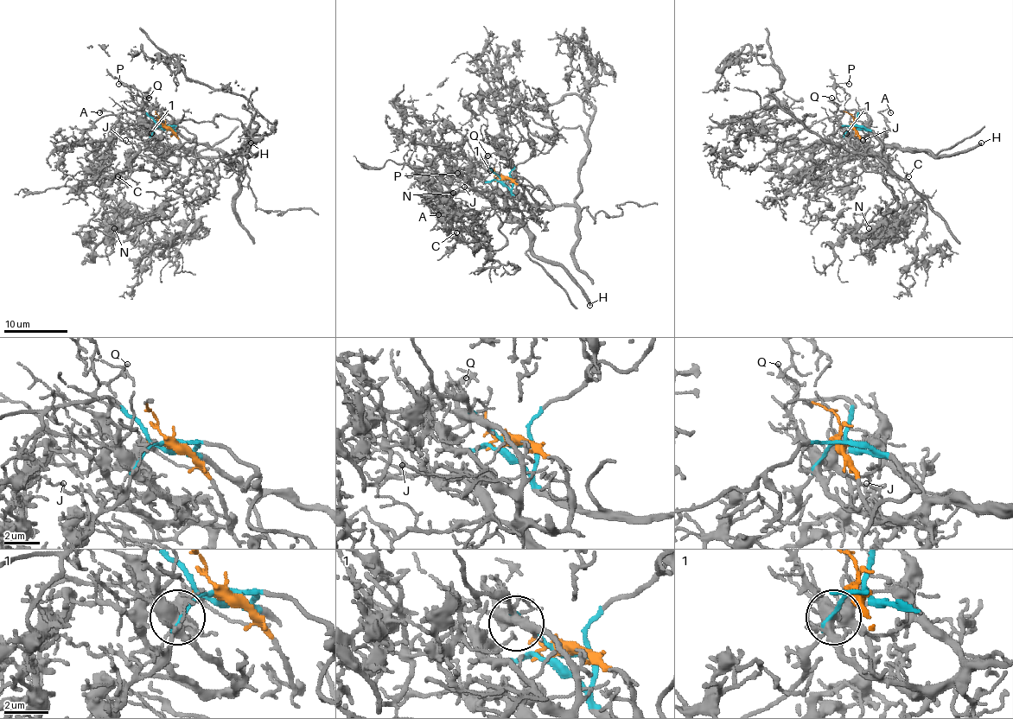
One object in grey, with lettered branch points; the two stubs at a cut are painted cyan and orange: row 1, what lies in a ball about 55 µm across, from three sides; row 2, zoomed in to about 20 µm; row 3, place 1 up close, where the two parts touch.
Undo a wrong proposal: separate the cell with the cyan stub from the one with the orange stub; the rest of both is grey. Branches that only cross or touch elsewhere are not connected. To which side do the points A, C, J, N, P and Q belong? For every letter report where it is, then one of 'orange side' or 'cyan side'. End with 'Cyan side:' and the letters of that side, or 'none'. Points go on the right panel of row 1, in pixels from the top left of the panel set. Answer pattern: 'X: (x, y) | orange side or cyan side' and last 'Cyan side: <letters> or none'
A: (890, 112) | orange side
C: (908, 176) | cyan side
J: (863, 140) | orange side
N: (869, 228) | cyan side
P: (849, 84) | orange side
Q: (831, 98) | orange side
Cyan side: C, N

